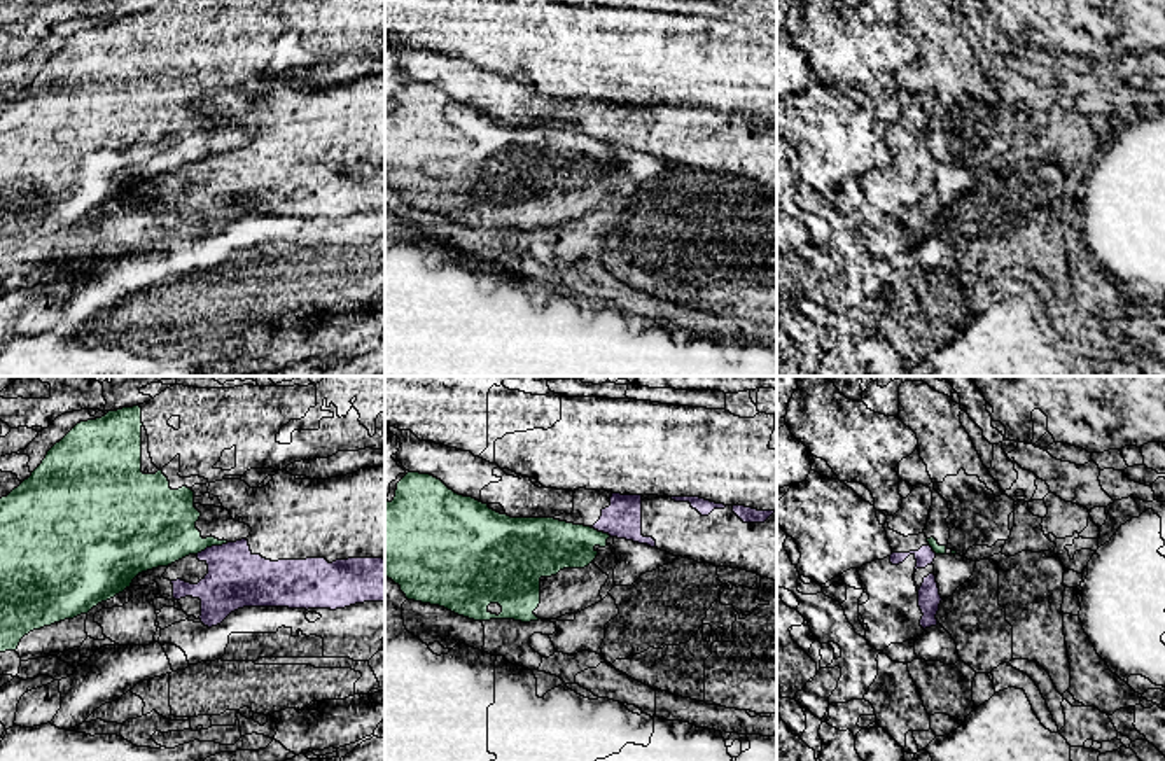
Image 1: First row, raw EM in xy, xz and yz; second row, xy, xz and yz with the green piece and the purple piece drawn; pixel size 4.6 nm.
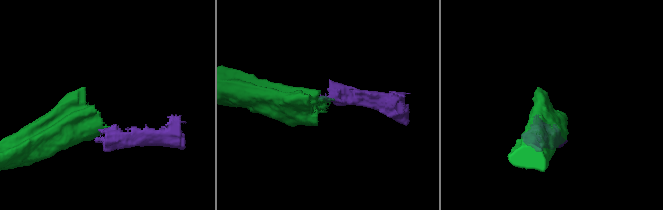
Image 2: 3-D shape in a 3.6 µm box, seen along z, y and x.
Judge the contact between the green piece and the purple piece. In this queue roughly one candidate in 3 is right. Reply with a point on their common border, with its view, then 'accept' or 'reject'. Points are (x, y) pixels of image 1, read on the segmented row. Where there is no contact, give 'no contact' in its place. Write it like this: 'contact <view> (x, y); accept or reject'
contact xy (212, 544); reject

